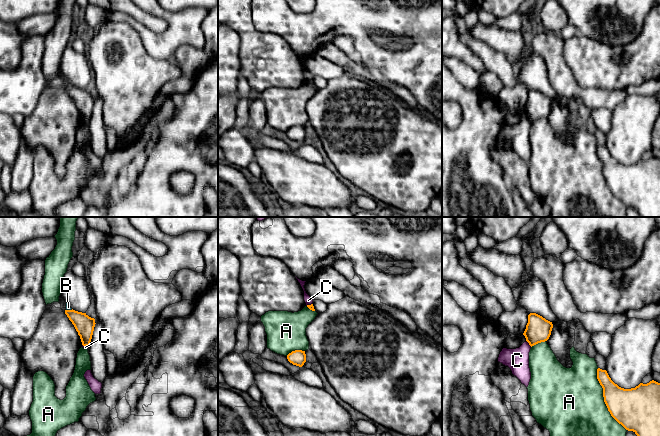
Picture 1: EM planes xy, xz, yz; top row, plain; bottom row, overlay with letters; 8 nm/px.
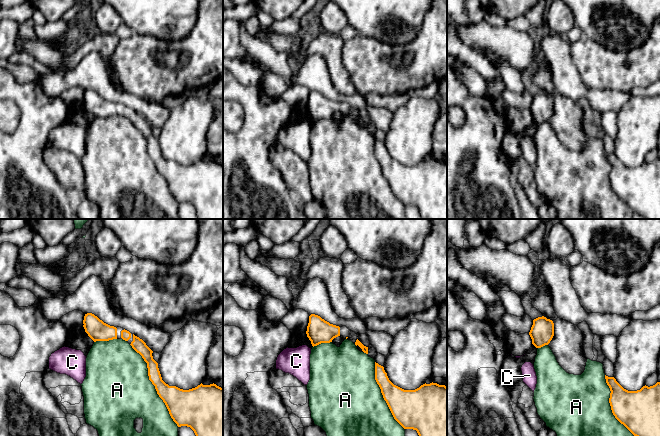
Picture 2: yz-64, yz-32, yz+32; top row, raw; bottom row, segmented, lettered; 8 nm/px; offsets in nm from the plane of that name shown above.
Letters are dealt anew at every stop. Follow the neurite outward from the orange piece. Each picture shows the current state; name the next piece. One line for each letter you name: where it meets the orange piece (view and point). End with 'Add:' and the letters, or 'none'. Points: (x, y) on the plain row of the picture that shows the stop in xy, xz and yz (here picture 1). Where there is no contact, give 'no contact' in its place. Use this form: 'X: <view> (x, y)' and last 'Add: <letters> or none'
Add: none

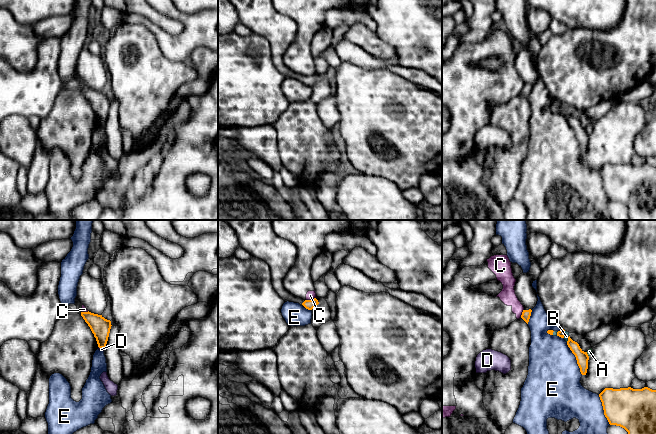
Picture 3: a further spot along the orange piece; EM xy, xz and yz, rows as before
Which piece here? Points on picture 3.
B: yz (564, 110)
Add: B

